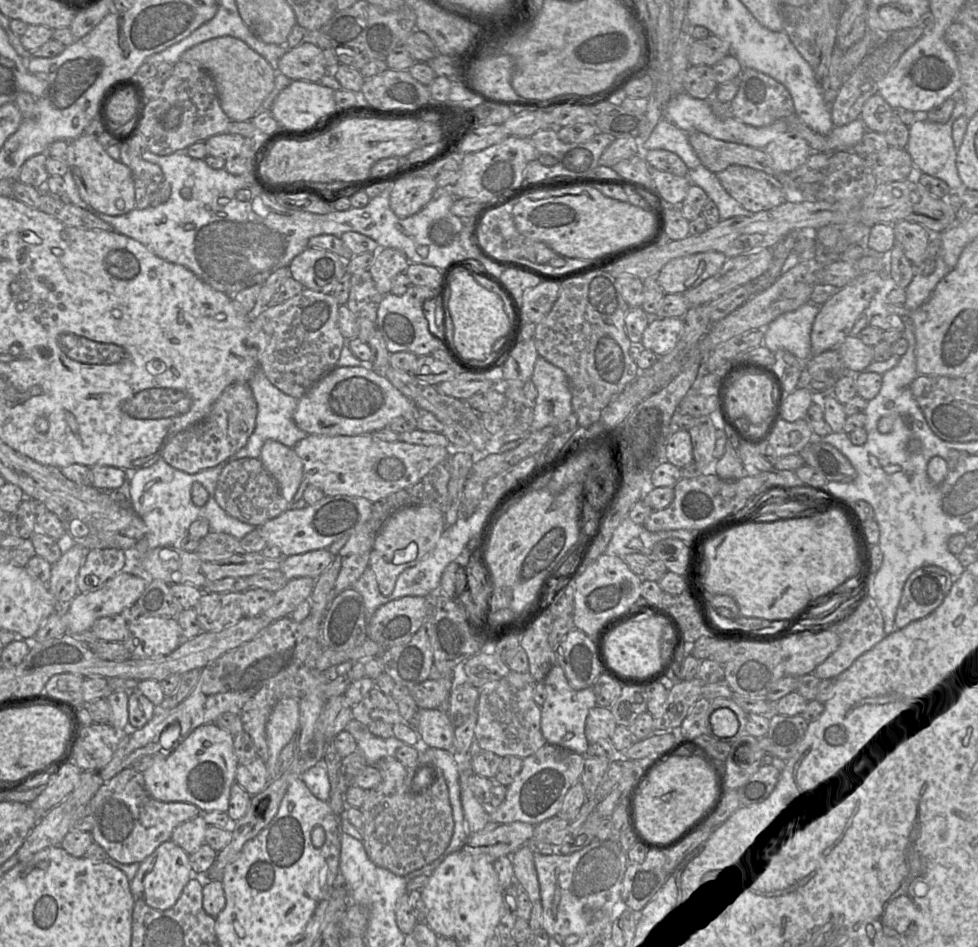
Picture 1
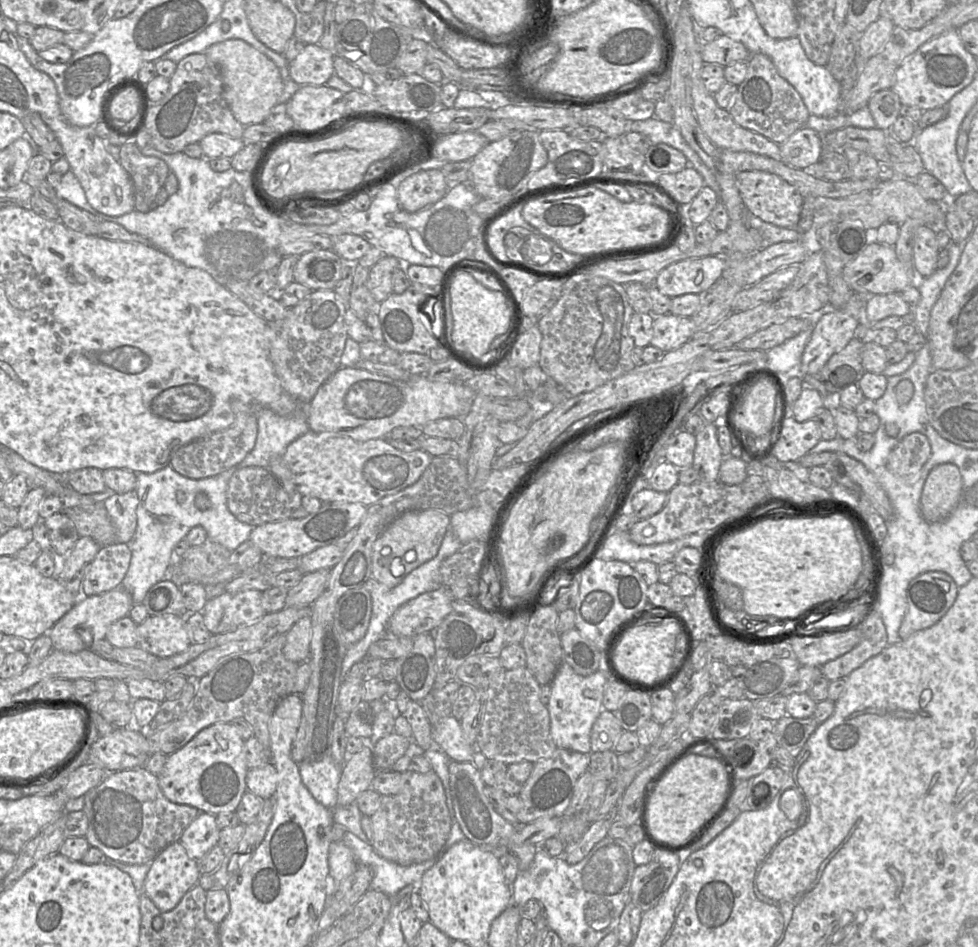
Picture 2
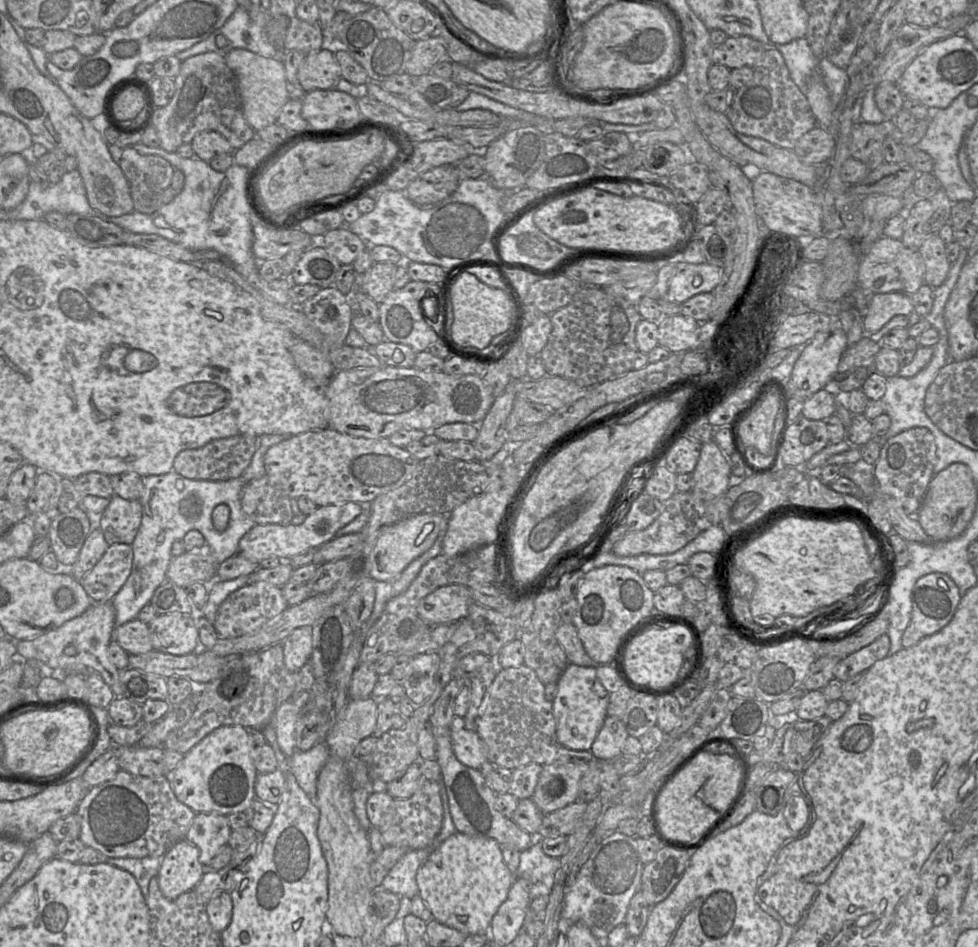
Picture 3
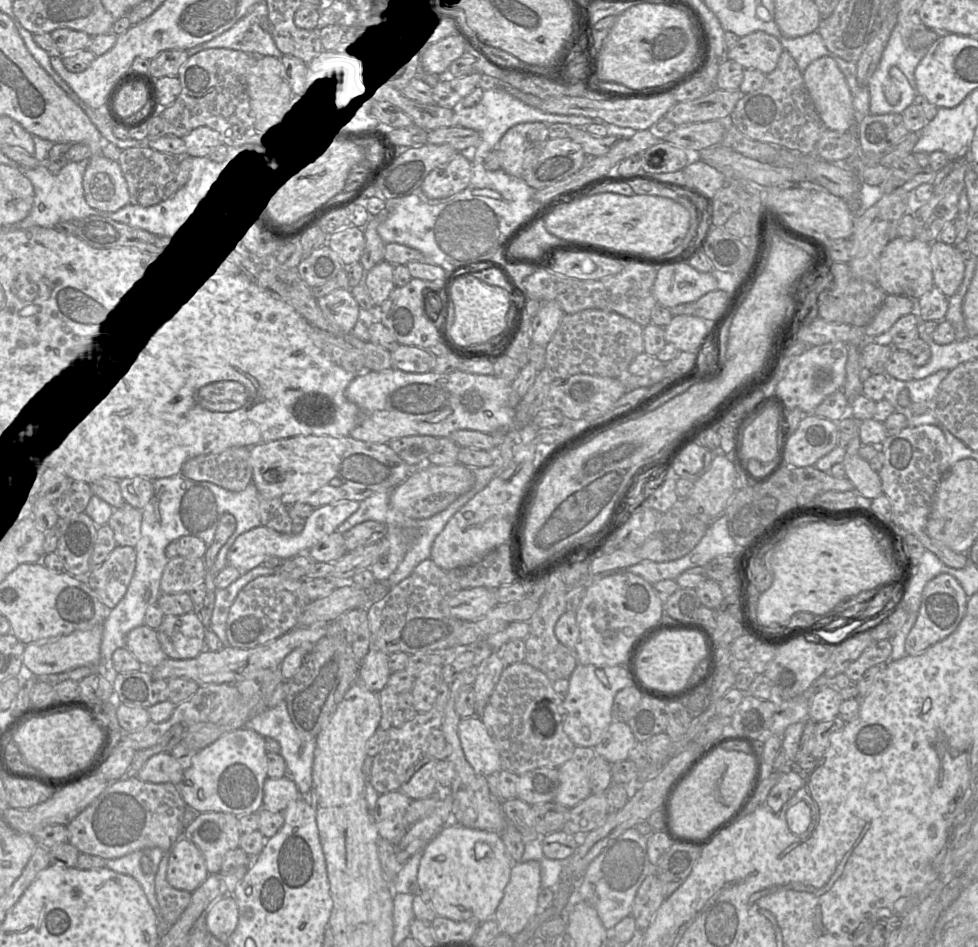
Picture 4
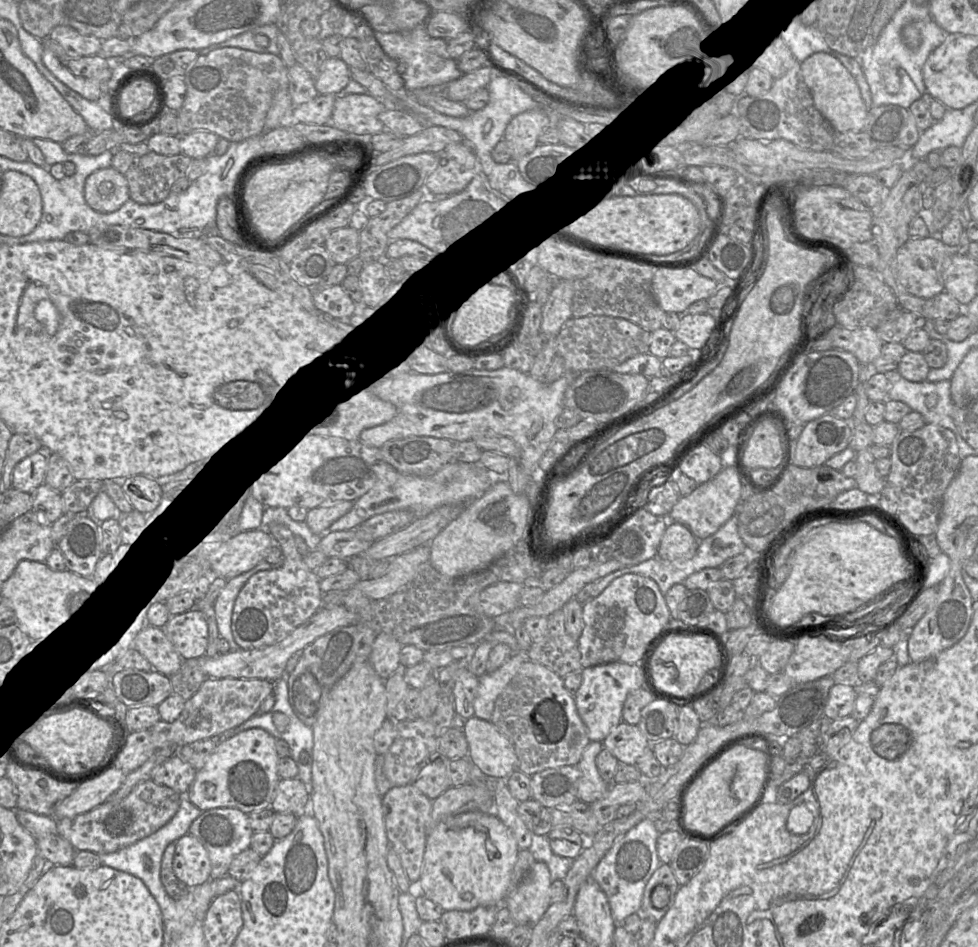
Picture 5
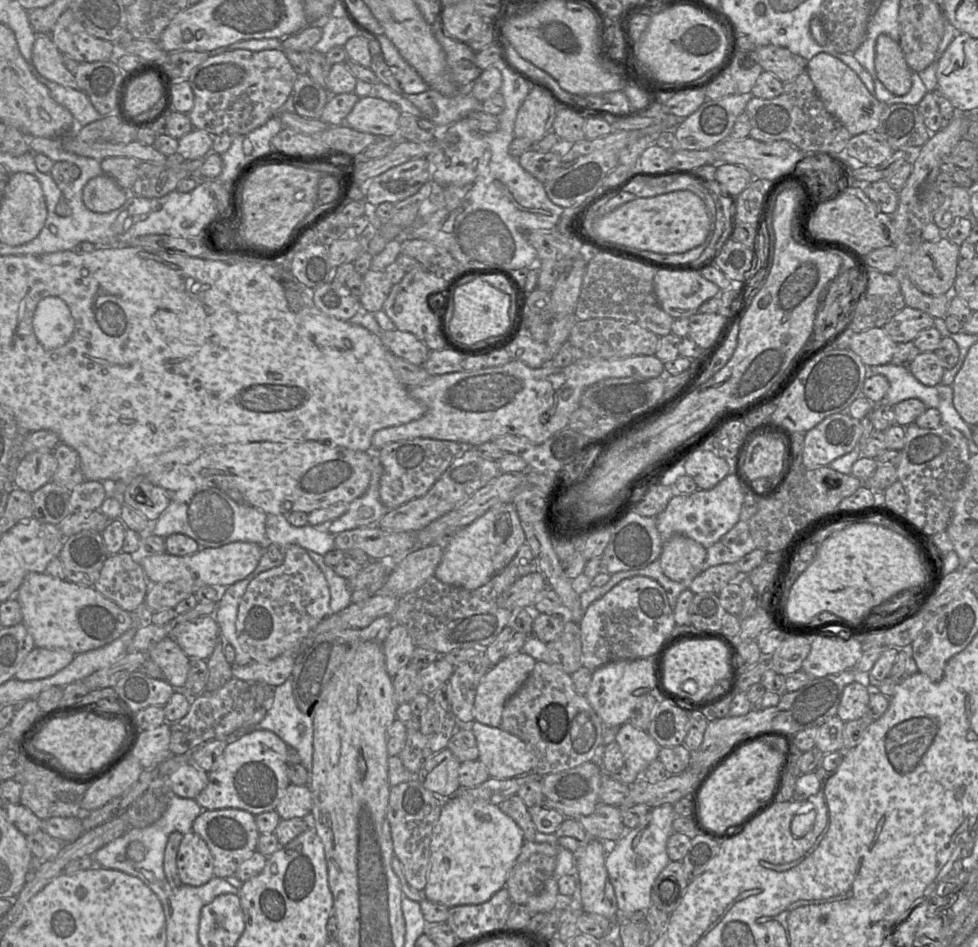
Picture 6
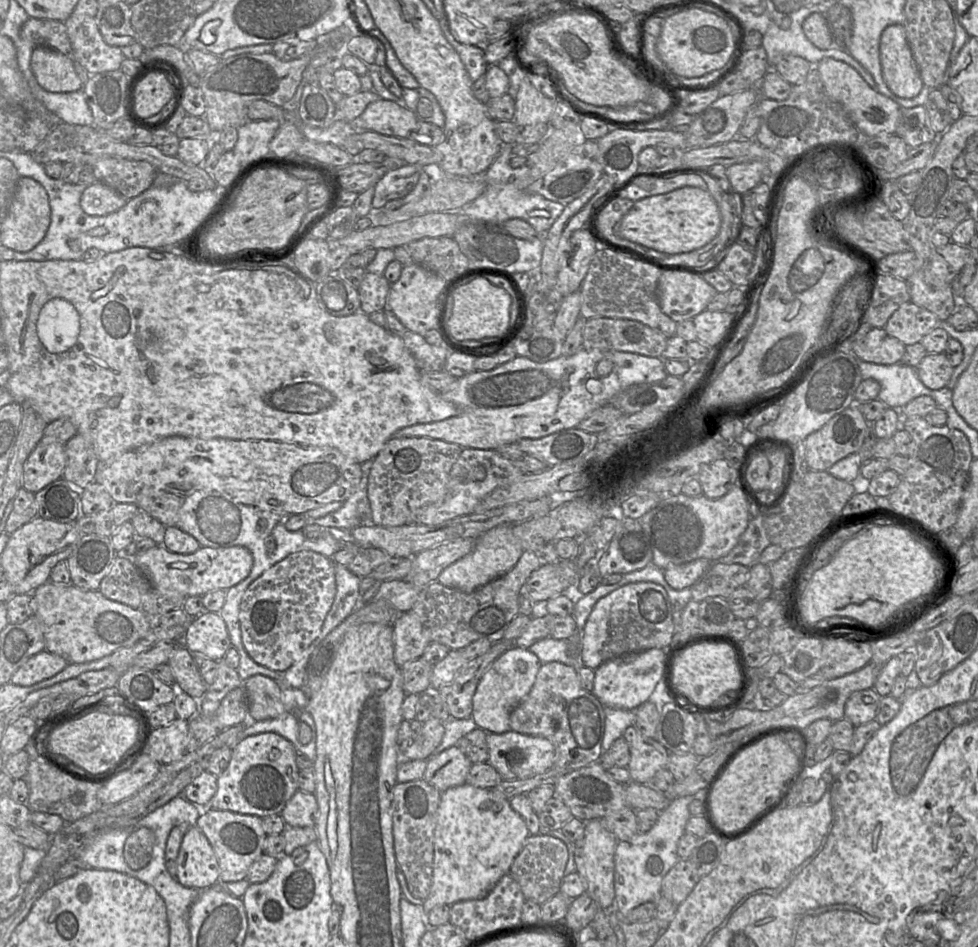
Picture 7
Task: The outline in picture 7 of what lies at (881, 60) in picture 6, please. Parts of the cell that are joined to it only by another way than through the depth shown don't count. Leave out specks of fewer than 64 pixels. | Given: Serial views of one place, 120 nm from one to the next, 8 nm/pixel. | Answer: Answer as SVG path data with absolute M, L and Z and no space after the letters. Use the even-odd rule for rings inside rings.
M902 24L887 26L880 37L883 79L898 97L915 98L924 86Z

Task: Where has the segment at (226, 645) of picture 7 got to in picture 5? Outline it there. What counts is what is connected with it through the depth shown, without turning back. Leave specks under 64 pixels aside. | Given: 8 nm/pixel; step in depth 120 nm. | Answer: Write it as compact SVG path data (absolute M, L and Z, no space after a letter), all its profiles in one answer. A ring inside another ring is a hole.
M193 608L171 616L162 629L184 661L201 658L206 654L208 625L200 609Z

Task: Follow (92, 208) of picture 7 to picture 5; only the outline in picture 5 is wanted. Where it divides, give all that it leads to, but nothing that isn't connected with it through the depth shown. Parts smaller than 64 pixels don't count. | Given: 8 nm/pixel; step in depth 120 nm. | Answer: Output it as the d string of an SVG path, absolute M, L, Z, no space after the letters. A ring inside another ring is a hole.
M111 166L99 169L86 178L84 197L88 205L96 211L116 211L130 198L128 181Z

